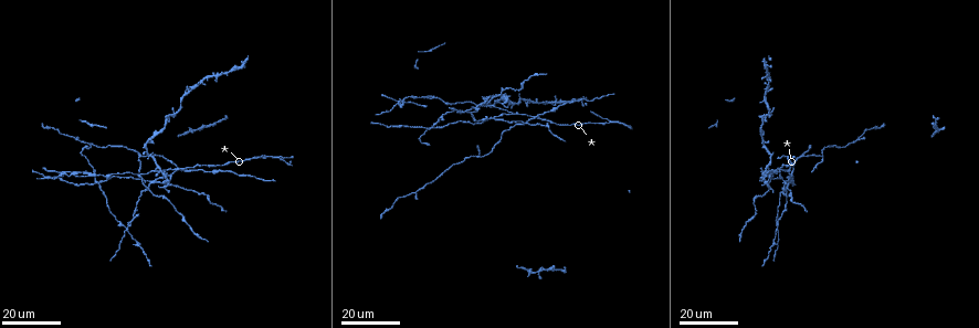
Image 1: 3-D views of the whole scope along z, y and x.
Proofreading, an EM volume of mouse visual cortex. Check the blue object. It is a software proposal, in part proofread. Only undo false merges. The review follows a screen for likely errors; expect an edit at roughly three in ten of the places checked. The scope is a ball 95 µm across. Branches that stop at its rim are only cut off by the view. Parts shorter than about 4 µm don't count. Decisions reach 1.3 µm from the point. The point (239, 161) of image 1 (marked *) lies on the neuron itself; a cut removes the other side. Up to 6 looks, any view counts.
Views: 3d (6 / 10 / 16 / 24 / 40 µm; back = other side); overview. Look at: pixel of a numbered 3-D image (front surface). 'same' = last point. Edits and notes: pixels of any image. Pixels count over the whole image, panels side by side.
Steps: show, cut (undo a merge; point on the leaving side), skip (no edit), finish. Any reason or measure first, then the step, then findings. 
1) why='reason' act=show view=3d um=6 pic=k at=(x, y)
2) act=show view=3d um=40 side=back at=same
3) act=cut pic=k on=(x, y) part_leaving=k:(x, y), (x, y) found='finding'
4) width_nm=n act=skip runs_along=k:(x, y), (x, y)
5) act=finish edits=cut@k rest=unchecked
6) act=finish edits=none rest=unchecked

why='three-way junction' act=show view=3d um=24 pic=1 at=(194, 171)

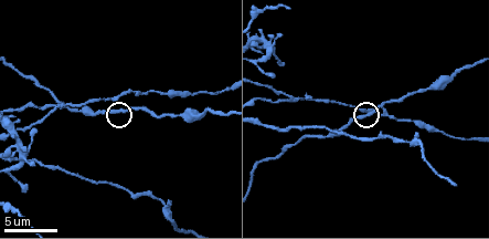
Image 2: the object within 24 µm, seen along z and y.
act=show view=3d um=6 pic=2 at=(370, 116)

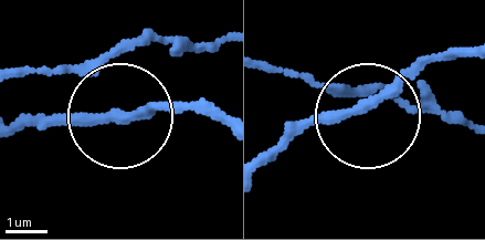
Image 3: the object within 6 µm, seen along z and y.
act=show view=3d um=6 side=back pic=3 at=(359, 109)

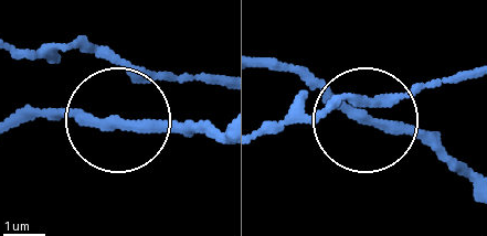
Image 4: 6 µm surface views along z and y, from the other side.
arms=3 act=skip runs_along=4:(14, 46), (67, 43), (127, 75), (116, 117), (39, 117) found='one neuron here'

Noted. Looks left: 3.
why='three arms meet' act=show view=3d um=24 pic=1 at=(139, 155)

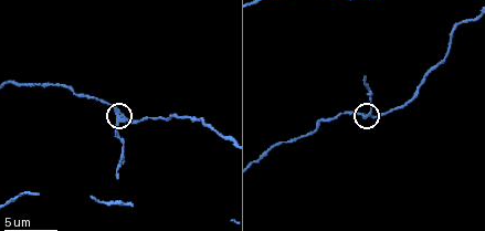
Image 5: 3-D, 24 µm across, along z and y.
why='zoom in' act=show view=3d um=10 pic=5 at=(115, 120)

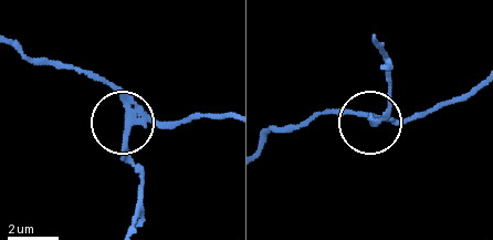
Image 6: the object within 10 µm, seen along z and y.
arms=3 act=cut pic=6 on=(126, 144) part_leaving=6:(130, 110), (125, 145), (144, 173), (144, 209), (133, 228) found='two neurons meet here'

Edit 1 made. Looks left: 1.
act=finish edits=cut@6 rest=unchecked

